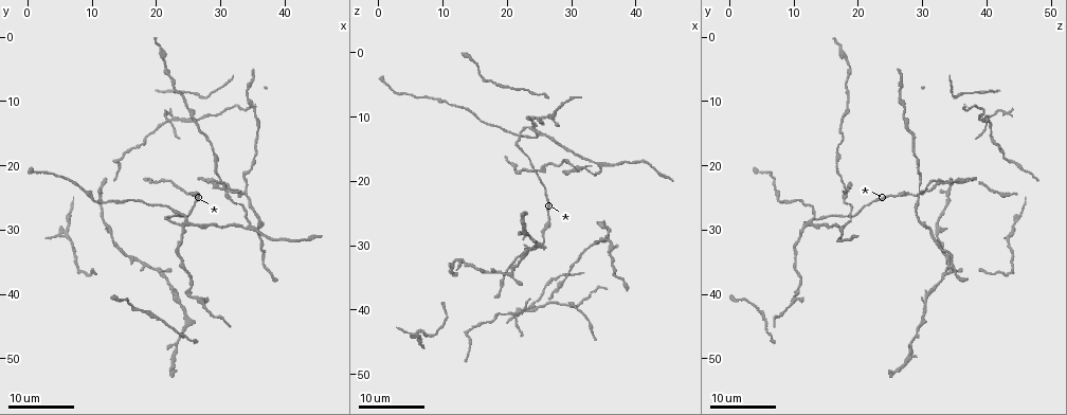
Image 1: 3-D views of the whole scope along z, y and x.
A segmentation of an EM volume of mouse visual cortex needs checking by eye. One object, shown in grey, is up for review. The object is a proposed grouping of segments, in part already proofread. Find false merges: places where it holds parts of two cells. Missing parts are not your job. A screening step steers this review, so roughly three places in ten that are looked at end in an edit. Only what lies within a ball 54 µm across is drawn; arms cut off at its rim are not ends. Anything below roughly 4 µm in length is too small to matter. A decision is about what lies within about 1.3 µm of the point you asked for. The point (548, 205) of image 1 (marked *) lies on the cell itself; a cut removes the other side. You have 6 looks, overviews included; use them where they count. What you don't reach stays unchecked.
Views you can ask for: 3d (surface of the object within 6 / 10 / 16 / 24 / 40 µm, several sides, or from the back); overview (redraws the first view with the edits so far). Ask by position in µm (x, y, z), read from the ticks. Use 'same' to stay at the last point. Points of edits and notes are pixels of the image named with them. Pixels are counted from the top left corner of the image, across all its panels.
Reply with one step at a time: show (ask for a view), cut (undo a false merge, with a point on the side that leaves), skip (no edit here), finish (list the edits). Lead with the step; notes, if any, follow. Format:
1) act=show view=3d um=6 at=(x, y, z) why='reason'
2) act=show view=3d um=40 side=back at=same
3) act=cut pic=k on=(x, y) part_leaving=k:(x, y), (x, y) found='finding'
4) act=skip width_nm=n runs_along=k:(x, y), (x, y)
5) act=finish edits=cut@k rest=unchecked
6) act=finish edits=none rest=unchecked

act=show view=3d um=16 at=(34.5, 29.5, 18.0) why='a fork'

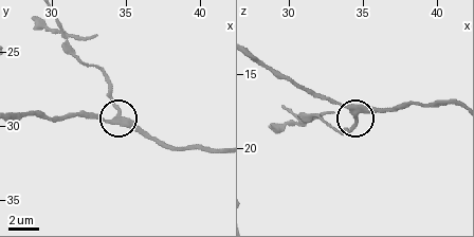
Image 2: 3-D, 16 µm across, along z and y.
act=show view=3d um=6 at=(34.6, 29.4, 17.8) why='zoom in'

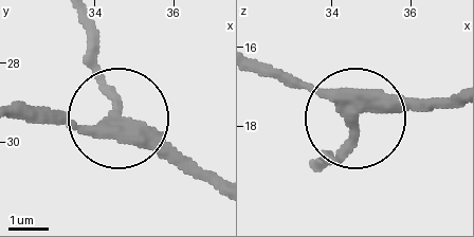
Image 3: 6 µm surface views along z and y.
act=show view=3d um=6 side=back at=(34.55, 29.25, 17.95)

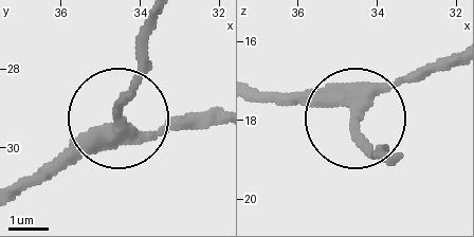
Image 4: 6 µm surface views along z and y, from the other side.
act=skip arms=3 runs_along=4:(451, 56), (360, 113), (292, 99) found='all the same cell'

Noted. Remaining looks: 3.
act=show view=3d um=16 at=(34.0, 24.5, 29.5) why='arms part here'

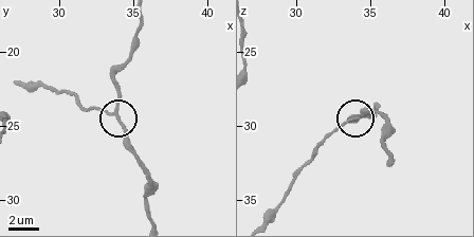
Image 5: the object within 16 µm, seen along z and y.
act=show view=3d um=10 at=(33.8, 24.0, 29.4)

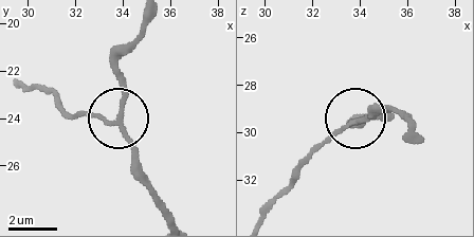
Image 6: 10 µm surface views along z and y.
act=cut pic=6 on=(92, 112) side_arm_um=19 part_leaving=6:(350, 121), (315, 149), (267, 216) found='a second cell is stuck on'

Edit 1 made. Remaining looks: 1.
act=finish edits=cut@6 rest=unchecked

